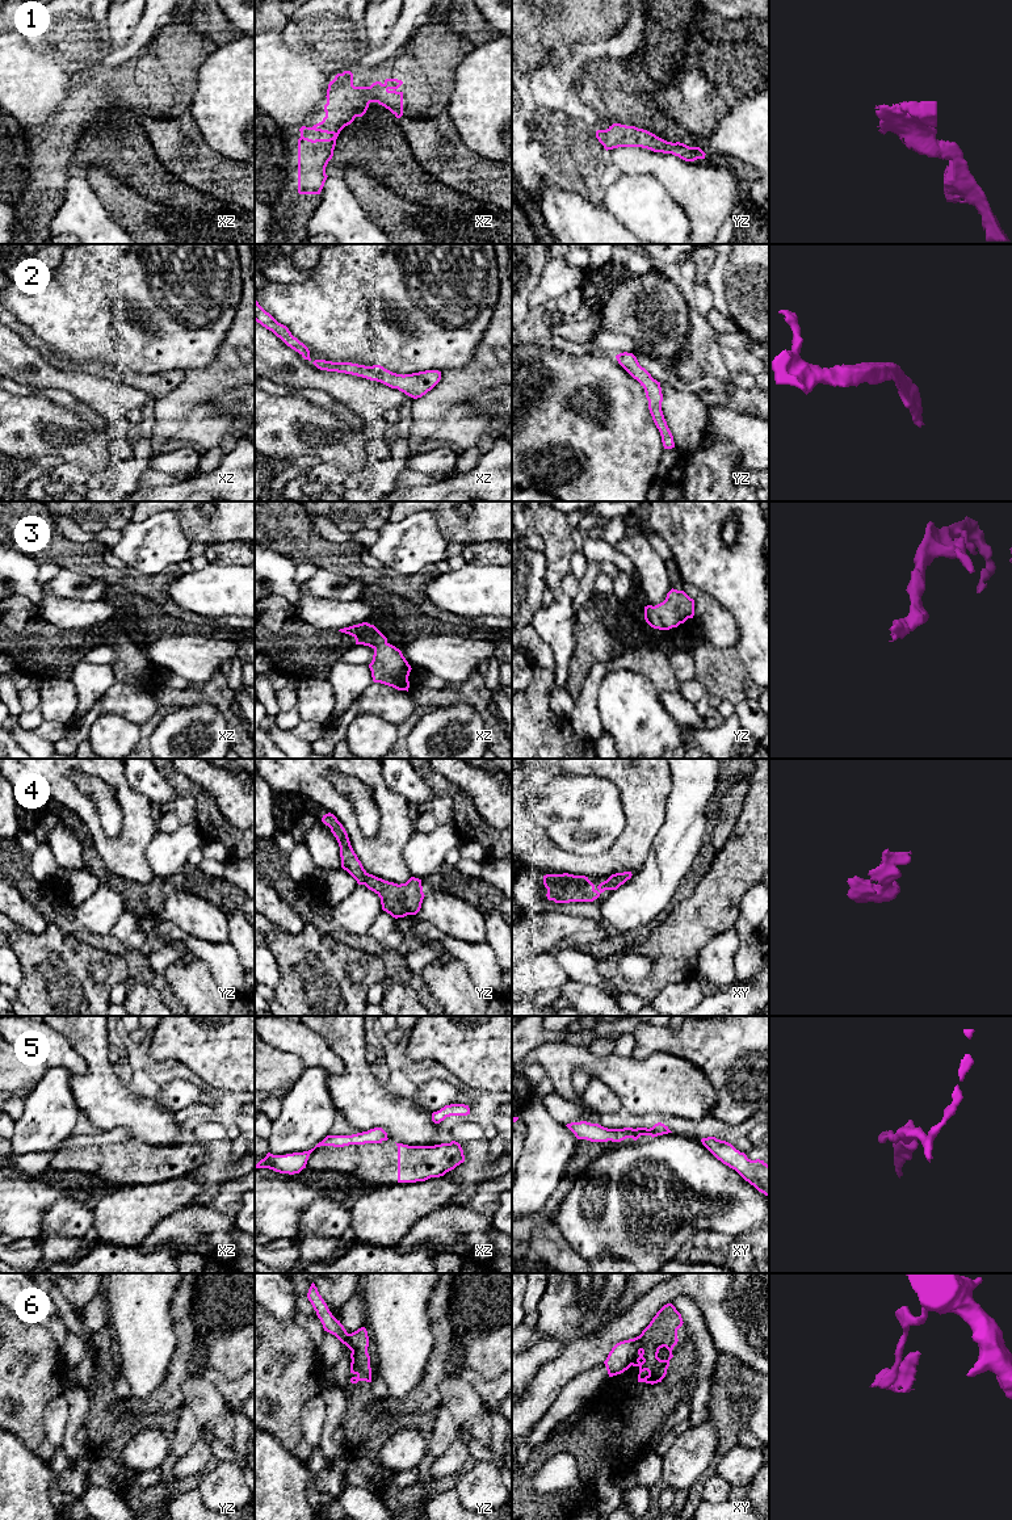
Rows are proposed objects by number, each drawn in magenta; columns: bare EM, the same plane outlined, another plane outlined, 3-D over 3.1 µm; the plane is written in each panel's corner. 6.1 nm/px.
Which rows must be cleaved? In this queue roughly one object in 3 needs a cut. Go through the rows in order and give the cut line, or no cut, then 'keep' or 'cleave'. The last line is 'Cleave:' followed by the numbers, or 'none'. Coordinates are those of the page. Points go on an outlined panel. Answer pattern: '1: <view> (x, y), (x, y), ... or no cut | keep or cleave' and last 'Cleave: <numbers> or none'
1: no cut | keep
2: no cut | keep
3: no cut | keep
4: no cut | keep
5: xy (637, 1129), (633, 1138) | cleave
6: yz (348, 1334), (351, 1348) | cleave
Cleave: 5, 6

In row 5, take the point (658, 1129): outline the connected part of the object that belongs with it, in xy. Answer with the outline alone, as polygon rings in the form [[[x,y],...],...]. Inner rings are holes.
[[[658,1122],[650,1129],[647,1129],[647,1128],[637,1128],[637,1133],[635,1133],[635,1137],[633,1139],[637,1141],[641,1135],[651,1135],[654,1138],[654,1137],[668,1134],[668,1133],[672,1133],[668,1129],[668,1126],[665,1126],[662,1122]]]

